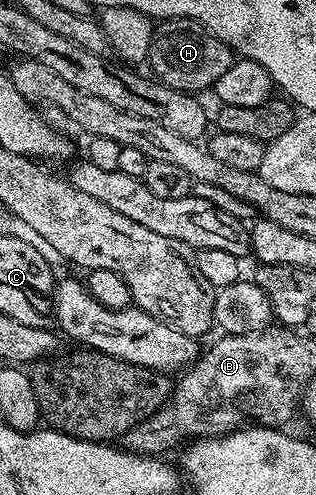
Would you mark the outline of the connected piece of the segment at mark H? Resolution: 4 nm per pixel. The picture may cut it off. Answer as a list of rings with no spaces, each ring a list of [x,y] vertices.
[[[163,19],[154,28],[149,70],[153,78],[166,87],[191,93],[209,92],[221,75],[228,70],[228,65],[235,61],[235,52],[220,37],[216,37],[203,24],[194,19]]]

